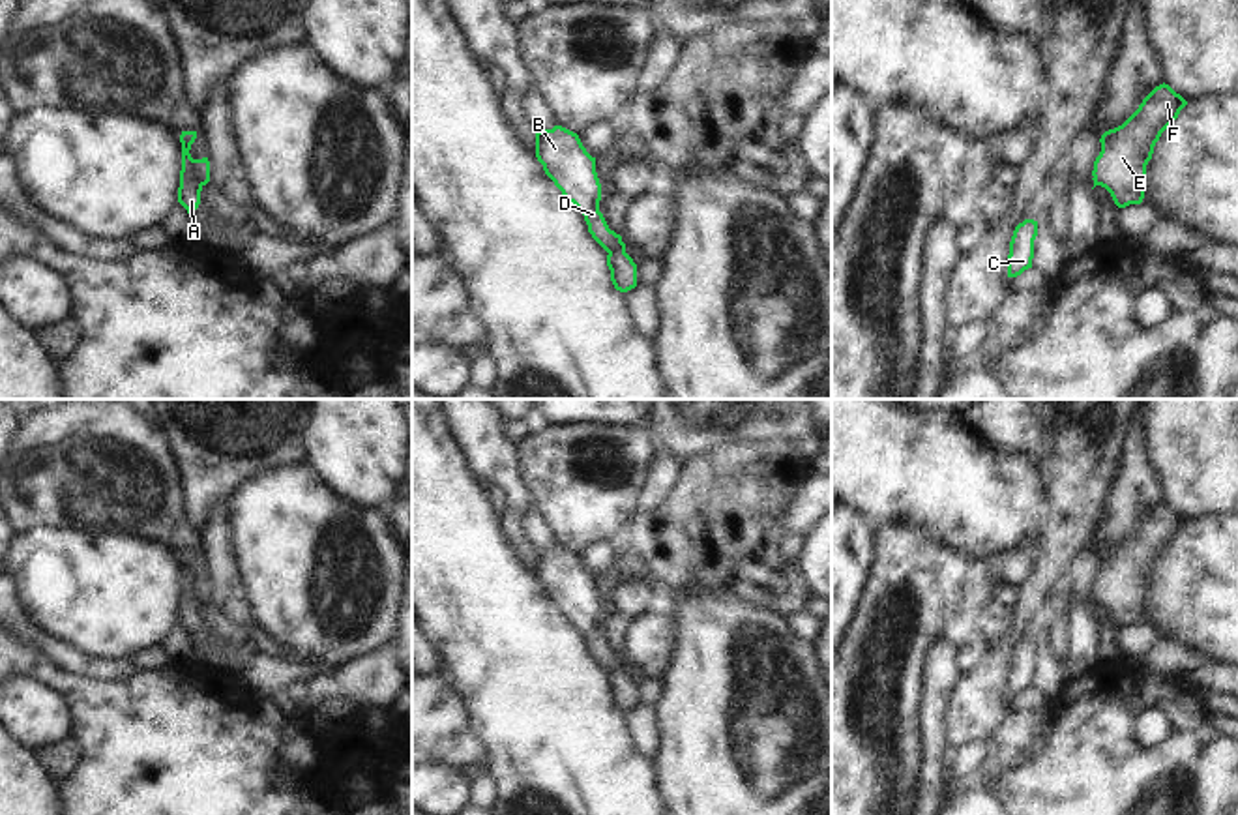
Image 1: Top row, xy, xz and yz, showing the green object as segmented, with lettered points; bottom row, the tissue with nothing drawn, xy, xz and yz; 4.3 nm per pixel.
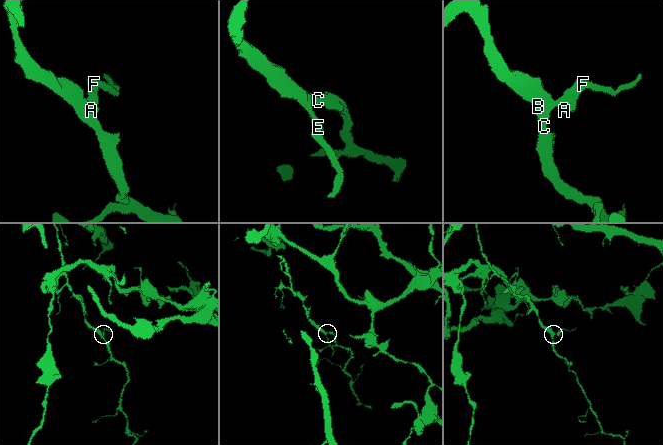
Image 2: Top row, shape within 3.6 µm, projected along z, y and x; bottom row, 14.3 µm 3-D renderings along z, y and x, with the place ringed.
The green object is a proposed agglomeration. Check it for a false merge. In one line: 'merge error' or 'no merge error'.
merge error

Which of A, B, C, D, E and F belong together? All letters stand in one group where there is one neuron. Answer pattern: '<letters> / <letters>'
A B C D / E F

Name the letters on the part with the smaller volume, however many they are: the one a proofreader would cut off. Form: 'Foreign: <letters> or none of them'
Foreign: E, F

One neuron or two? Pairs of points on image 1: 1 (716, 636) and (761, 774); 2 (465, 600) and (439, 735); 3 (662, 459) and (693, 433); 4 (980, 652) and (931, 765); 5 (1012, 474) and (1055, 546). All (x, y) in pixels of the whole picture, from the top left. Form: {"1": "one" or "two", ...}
{"1": "one", "2": "two", "3": "two", "4": "two", "5": "two"}

